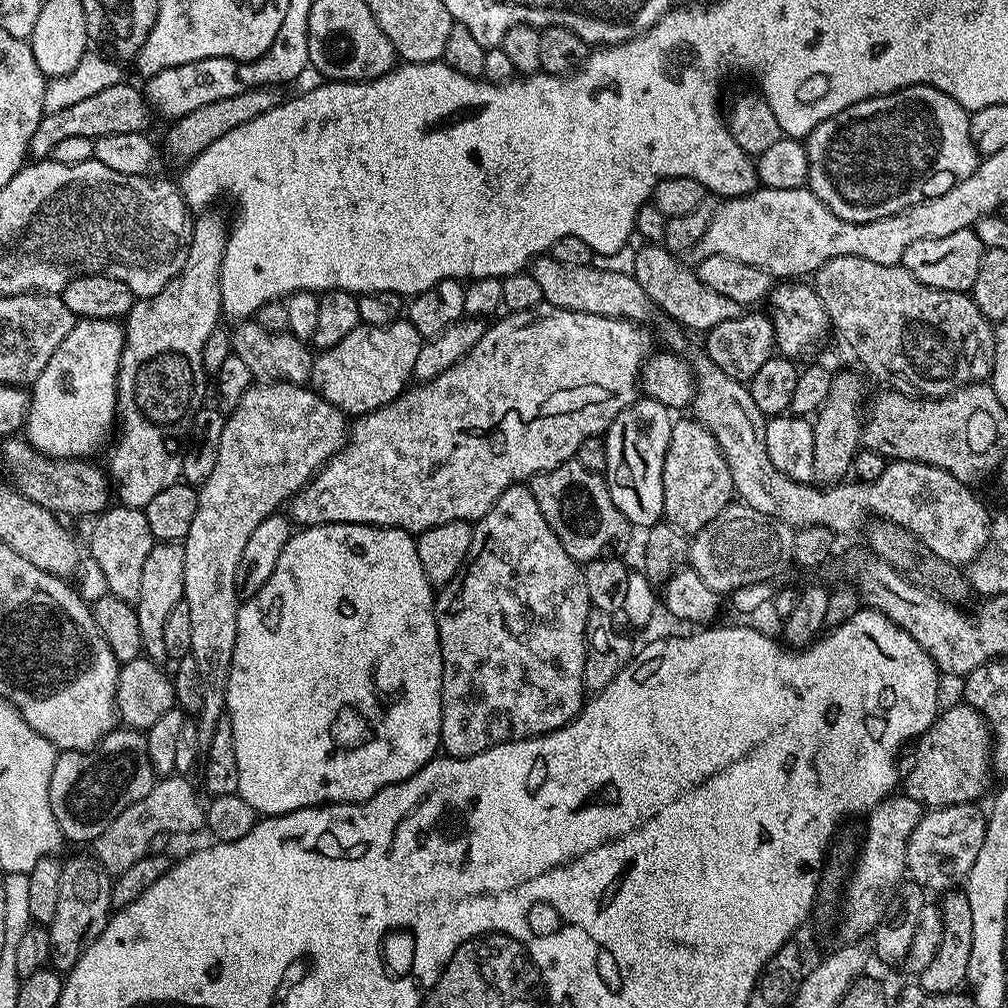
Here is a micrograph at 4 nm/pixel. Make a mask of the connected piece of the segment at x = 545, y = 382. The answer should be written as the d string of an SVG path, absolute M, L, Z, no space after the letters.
M545 302L538 308L508 312L492 323L487 325L485 336L478 338L473 348L461 360L454 362L450 370L438 374L432 380L417 383L417 388L409 387L401 392L398 399L366 413L351 425L344 447L292 497L290 519L293 525L309 528L319 524L379 524L381 528L401 528L419 534L428 528L442 526L442 522L475 522L487 512L488 507L498 502L498 498L510 485L531 481L540 472L557 468L573 459L578 446L582 446L586 438L607 433L614 418L618 418L622 410L629 408L638 399L640 370L650 355L650 347L648 348L648 332L637 321L555 308Z

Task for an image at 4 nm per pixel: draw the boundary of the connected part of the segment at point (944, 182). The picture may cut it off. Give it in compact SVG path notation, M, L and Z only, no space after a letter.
M915 84L912 88L903 88L897 92L882 94L874 98L866 98L862 102L854 102L854 106L846 106L846 110L842 110L830 118L826 118L826 122L814 126L812 133L806 137L806 143L804 144L804 149L808 155L808 183L806 187L831 212L838 214L838 218L842 218L846 222L854 222L855 224L874 222L878 218L886 218L890 214L898 214L902 210L906 210L923 200L938 198L938 194L946 194L946 190L950 190L958 182L970 178L970 174L974 174L974 170L980 165L982 157L976 151L974 142L970 138L969 115L968 109L964 108L958 102L954 102L954 98L942 94L937 88L933 88L927 84Z

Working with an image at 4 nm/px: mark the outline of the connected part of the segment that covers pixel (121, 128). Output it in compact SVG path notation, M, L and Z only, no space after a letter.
M121 82L102 90L90 98L78 102L74 106L66 106L66 110L45 112L38 122L38 130L32 139L31 155L36 158L51 157L54 146L65 138L82 138L95 141L99 136L110 134L130 134L131 132L144 132L147 124L154 117L148 97L129 82Z

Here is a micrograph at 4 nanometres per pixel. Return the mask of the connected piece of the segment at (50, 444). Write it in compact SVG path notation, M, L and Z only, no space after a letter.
M77 319L70 334L62 338L58 350L50 354L46 370L42 370L42 374L38 374L36 381L30 385L26 436L34 447L48 456L53 456L55 460L88 458L92 451L96 452L100 447L105 447L104 432L111 428L113 431L118 420L114 411L114 385L118 382L123 335L124 324L120 320Z

